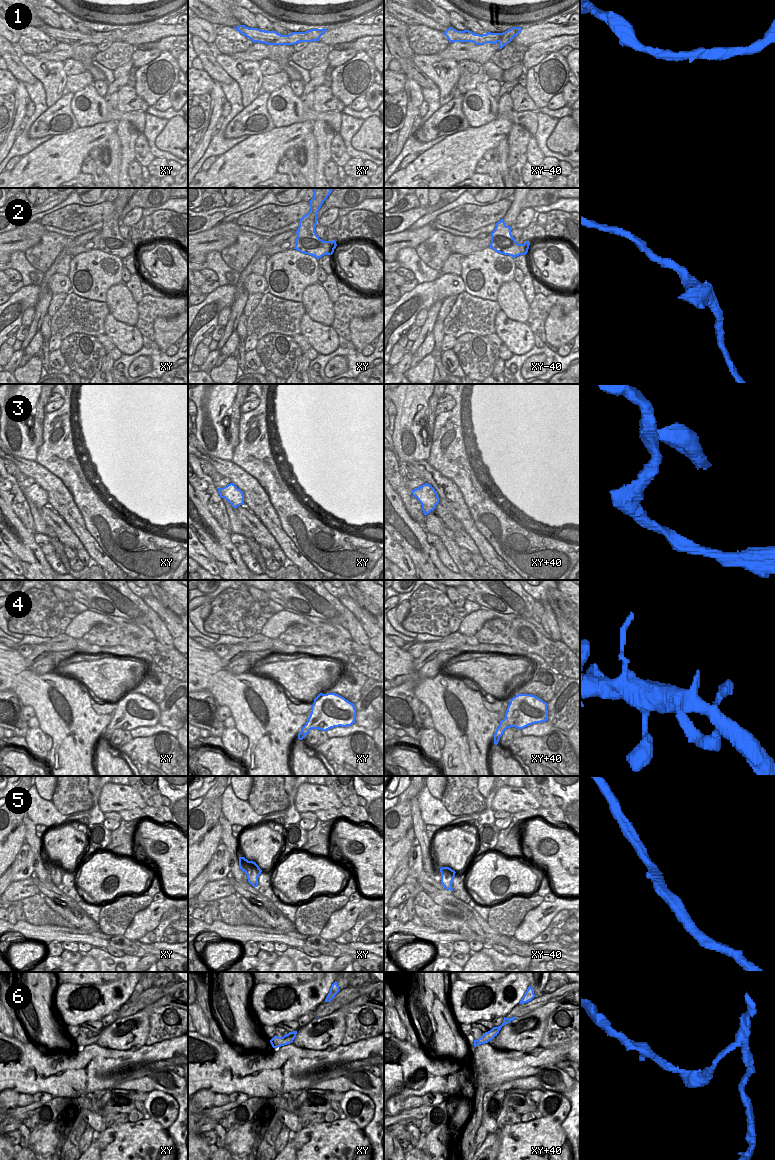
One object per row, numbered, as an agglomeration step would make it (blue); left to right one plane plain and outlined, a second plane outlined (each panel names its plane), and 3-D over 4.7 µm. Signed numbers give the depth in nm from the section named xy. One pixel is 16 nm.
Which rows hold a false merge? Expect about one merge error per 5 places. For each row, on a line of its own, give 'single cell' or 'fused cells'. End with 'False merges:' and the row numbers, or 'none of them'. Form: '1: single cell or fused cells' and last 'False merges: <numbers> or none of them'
1: single cell
2: single cell
3: single cell
4: single cell
5: single cell
6: fused cells
False merges: 6

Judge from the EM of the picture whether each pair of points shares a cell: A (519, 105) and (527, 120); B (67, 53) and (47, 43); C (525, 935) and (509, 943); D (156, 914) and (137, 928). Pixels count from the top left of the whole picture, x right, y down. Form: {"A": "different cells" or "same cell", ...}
{"A": "different cells", "B": "different cells", "C": "different cells", "D": "same cell"}

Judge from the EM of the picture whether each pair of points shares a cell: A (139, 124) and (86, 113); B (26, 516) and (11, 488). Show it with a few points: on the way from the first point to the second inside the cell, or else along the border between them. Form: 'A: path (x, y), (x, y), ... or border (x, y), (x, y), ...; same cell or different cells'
A: path (126, 116), (99, 115); same cell
B: path (21, 509), (12, 495); same cell

